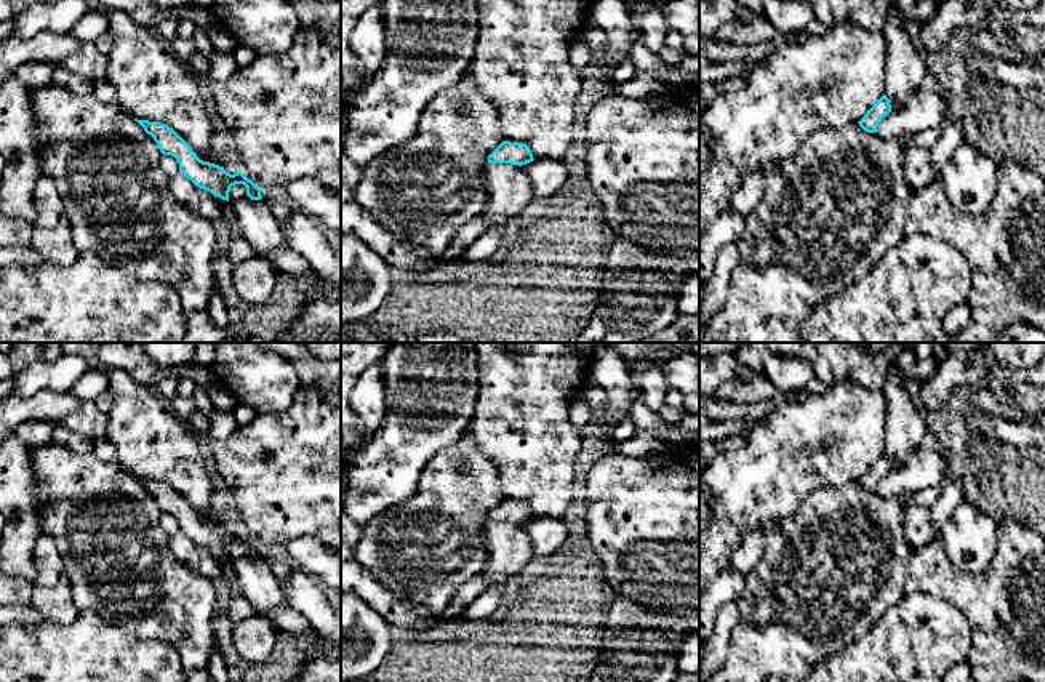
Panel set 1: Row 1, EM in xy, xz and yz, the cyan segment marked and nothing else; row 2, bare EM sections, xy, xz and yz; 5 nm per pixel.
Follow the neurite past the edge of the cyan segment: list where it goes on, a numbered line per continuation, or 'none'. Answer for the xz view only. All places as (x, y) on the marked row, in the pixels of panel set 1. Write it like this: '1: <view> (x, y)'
none

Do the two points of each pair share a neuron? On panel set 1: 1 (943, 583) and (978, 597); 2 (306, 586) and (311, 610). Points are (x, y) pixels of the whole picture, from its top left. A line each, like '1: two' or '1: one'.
1: one
2: one

